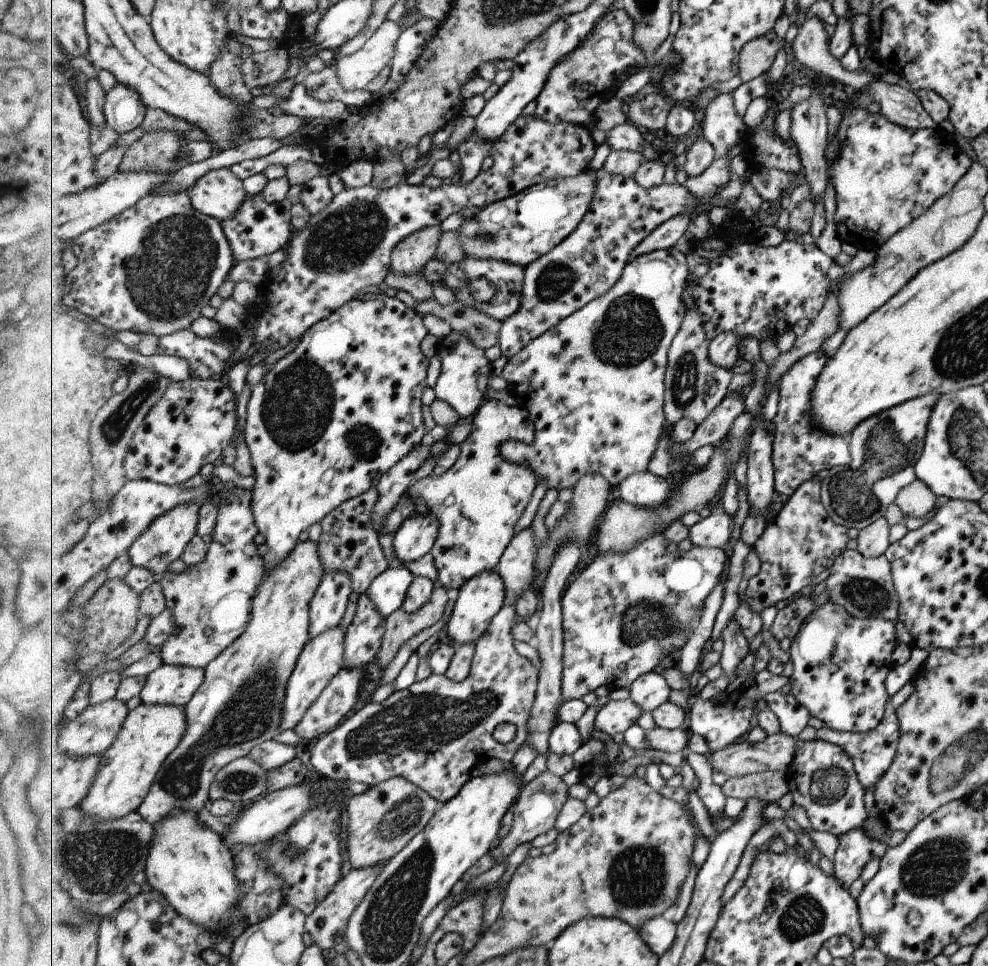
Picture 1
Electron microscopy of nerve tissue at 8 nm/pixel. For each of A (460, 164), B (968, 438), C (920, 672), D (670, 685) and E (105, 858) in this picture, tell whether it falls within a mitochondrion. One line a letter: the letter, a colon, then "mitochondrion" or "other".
A: other
B: mitochondrion
C: other
D: other
E: mitochondrion

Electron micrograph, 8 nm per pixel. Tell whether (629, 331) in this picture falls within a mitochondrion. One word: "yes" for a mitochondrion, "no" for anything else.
yes

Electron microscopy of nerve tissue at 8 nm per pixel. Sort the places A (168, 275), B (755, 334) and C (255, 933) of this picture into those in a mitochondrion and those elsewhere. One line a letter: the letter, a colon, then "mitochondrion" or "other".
A: mitochondrion
B: other
C: other

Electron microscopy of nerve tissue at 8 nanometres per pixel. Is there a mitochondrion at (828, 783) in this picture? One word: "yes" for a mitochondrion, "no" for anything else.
yes

